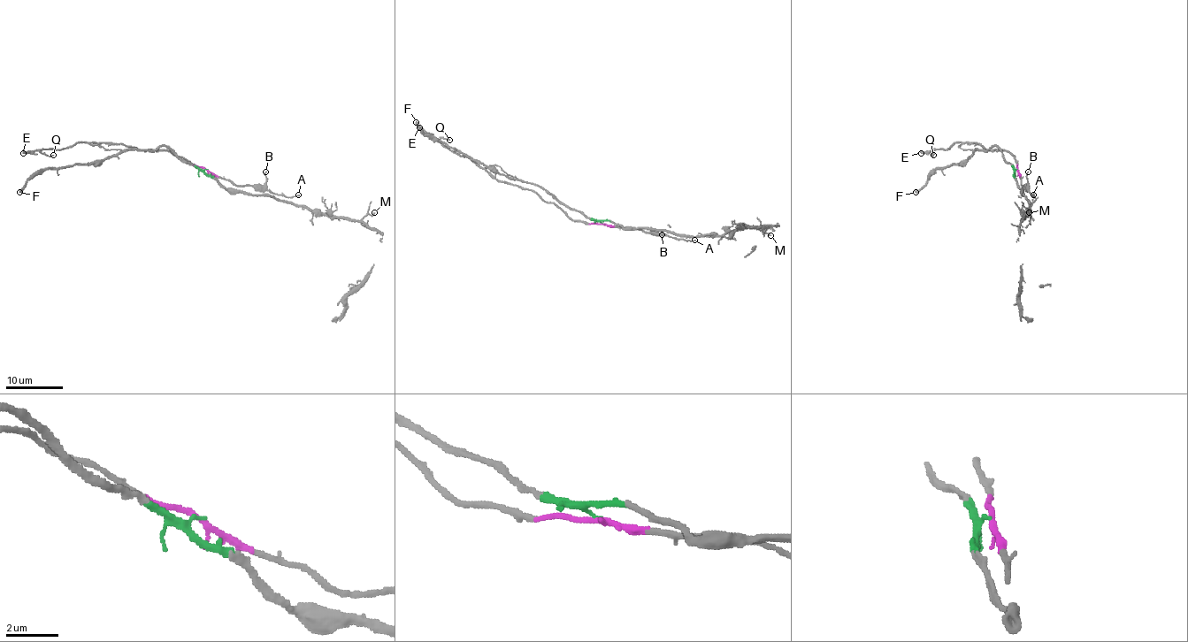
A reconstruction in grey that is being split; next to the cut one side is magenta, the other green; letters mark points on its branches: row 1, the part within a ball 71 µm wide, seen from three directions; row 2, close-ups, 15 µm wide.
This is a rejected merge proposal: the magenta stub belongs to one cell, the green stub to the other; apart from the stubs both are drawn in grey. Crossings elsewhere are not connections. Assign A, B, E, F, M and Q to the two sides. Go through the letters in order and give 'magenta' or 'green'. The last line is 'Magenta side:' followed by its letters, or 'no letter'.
A: magenta
B: magenta
E: magenta
F: green
M: green
Q: magenta
Magenta side: A, B, E, Q

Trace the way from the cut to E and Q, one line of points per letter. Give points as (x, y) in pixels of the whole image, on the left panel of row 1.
E: (206, 170), (169, 151), (139, 149), (123, 144), (75, 142), (59, 149), (22, 152)
Q: (206, 170), (169, 151), (139, 149), (123, 144), (75, 142), (71, 147), (41, 151), (46, 156), (54, 156)

